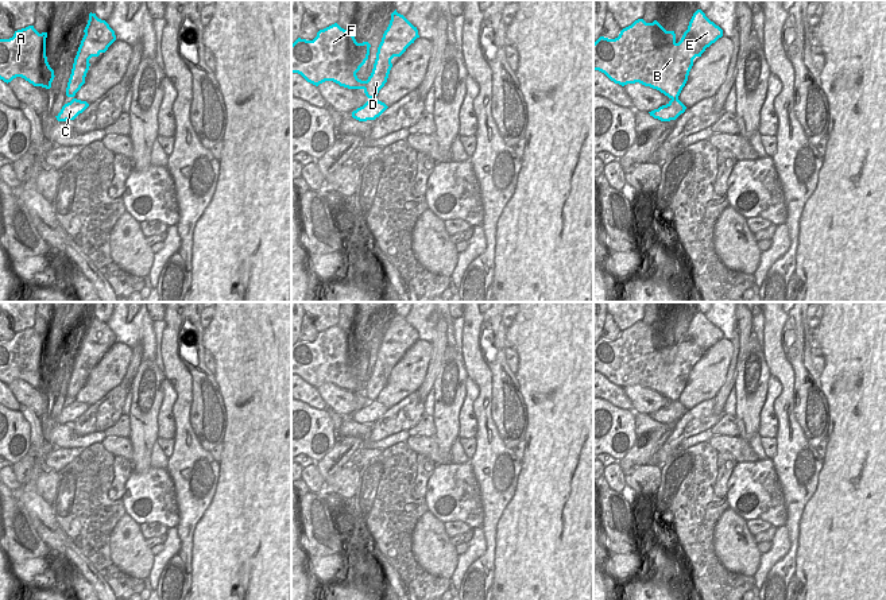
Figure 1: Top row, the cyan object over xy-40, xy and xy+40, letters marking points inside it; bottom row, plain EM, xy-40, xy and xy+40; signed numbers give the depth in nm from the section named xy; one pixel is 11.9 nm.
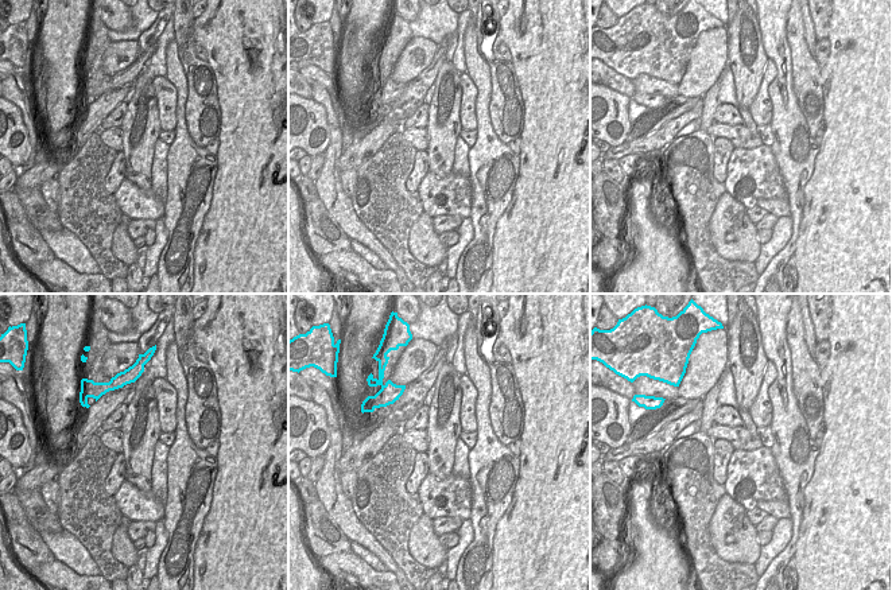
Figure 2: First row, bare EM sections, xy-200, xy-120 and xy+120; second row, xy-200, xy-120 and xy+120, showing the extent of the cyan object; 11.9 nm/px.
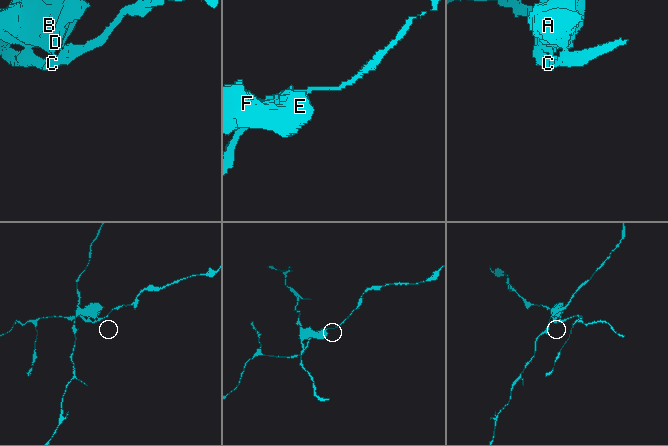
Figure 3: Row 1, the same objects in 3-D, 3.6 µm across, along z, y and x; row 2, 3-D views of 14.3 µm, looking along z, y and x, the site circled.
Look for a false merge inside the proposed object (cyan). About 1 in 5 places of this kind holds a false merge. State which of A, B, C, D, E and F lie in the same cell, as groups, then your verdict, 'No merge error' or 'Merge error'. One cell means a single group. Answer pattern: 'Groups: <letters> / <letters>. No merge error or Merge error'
Groups: A B D E F / C. Merge error.

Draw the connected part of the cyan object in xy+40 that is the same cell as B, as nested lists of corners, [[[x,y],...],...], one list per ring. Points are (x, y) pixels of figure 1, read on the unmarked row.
[[[701,311],[693,316],[688,332],[678,345],[674,333],[666,333],[657,322],[646,325],[643,321],[638,321],[623,330],[618,340],[600,338],[593,345],[593,372],[604,375],[622,388],[639,384],[659,392],[672,402],[678,400],[688,383],[693,361],[701,359],[705,351],[721,338],[723,332],[711,324]]]

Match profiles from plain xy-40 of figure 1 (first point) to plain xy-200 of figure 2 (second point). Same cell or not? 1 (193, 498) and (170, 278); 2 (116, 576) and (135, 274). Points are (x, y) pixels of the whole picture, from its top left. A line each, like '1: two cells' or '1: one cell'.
1: one cell
2: two cells

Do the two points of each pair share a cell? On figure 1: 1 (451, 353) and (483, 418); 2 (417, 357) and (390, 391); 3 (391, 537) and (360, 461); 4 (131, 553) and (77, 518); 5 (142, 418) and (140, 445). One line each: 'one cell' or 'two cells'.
1: two cells
2: one cell
3: two cells
4: two cells
5: one cell

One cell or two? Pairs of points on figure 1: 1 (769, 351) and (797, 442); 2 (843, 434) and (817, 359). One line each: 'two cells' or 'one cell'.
1: one cell
2: two cells

